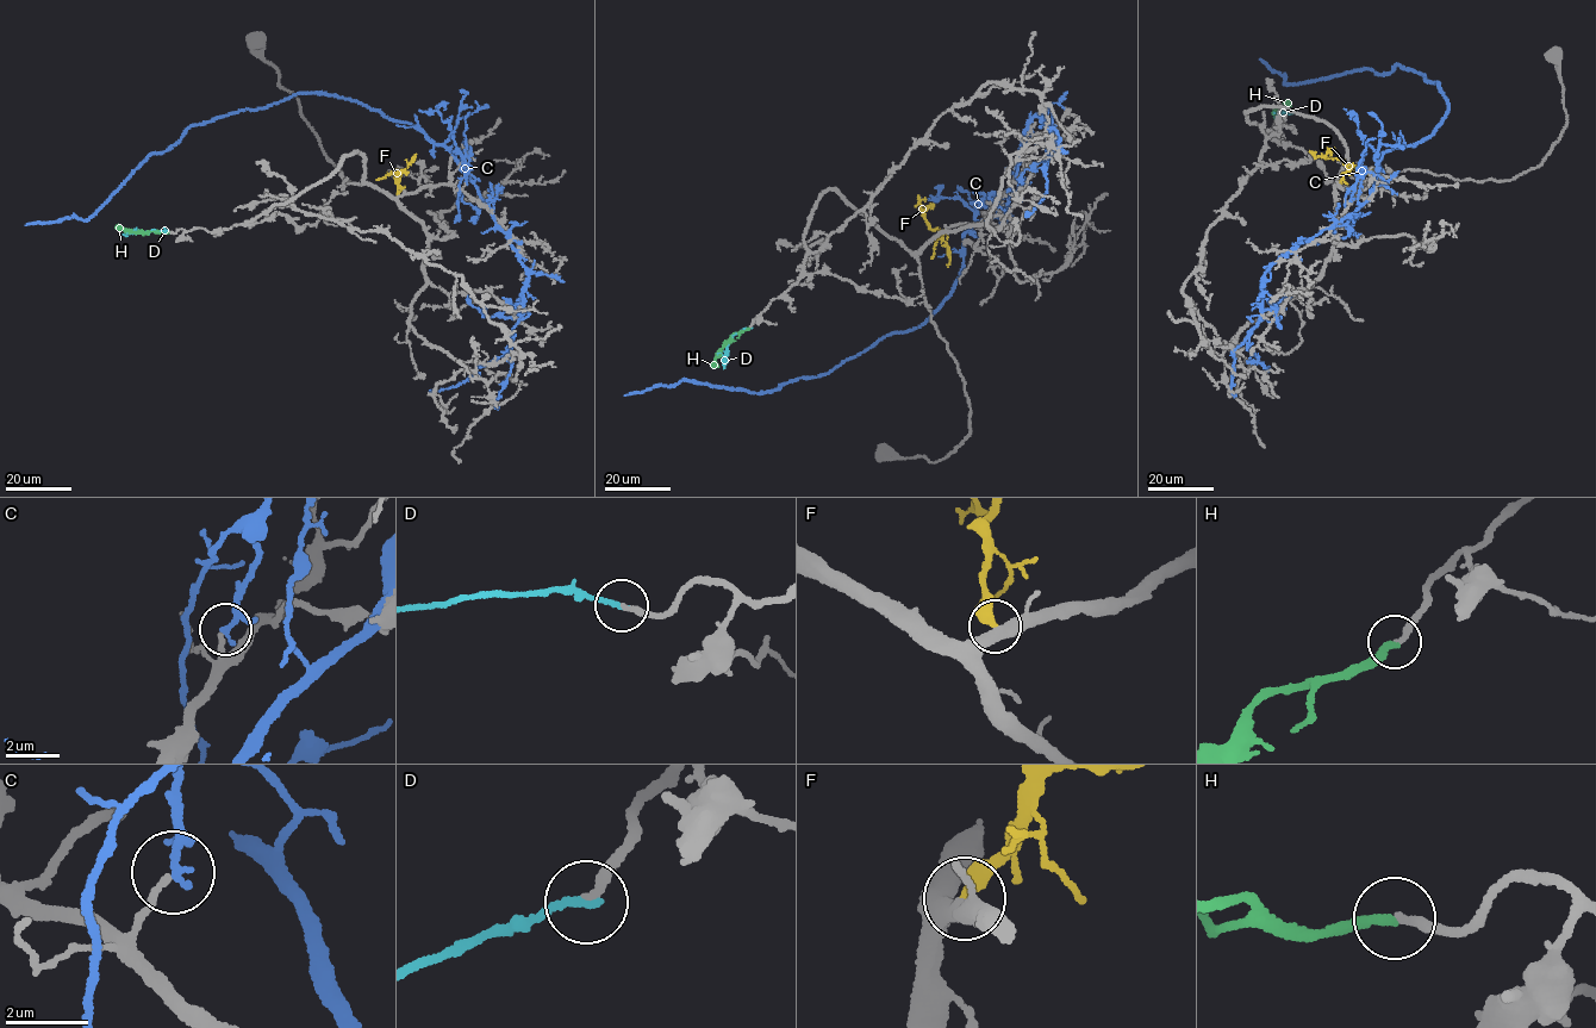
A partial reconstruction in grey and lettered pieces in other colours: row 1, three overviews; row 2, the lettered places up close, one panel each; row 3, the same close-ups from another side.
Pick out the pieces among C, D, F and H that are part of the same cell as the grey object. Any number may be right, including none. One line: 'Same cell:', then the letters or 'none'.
Same cell: none

